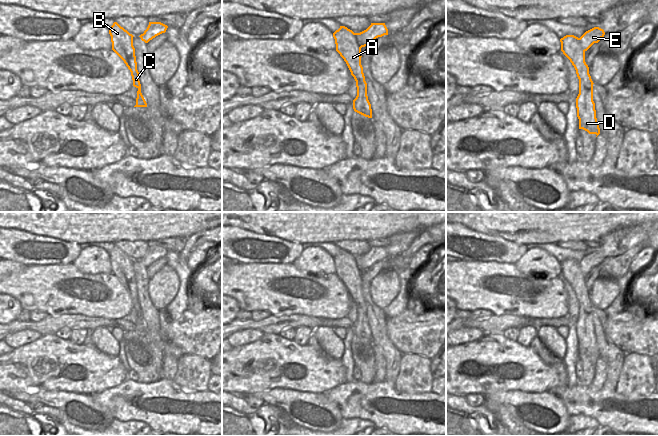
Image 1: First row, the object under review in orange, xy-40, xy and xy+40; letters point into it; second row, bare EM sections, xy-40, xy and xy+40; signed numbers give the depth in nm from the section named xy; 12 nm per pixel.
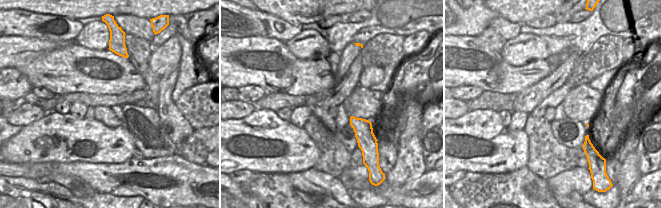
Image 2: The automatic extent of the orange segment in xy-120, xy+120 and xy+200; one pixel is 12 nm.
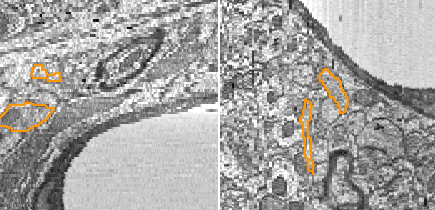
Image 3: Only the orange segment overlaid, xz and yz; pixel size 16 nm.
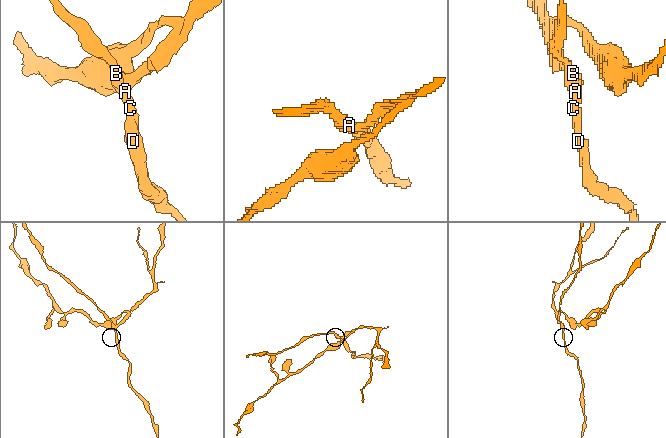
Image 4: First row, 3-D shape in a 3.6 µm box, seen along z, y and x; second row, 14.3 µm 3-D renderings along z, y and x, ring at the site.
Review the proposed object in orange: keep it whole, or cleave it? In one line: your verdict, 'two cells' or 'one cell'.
two cells

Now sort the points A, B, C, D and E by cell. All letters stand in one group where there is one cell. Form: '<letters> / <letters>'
A B C D / E

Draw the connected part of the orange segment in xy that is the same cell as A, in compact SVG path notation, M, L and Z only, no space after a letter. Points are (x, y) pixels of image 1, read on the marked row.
M340 26L333 33L333 37L336 51L344 59L356 81L357 96L353 100L353 109L365 117L372 118L371 104L367 96L367 83L361 65L361 47L357 41L357 33L345 26Z

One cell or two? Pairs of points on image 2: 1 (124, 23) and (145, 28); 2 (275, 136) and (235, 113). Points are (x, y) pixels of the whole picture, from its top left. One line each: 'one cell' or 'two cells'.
1: one cell
2: two cells

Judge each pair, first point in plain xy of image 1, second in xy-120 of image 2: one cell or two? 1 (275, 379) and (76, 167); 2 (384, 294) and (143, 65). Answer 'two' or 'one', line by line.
1: two
2: two

